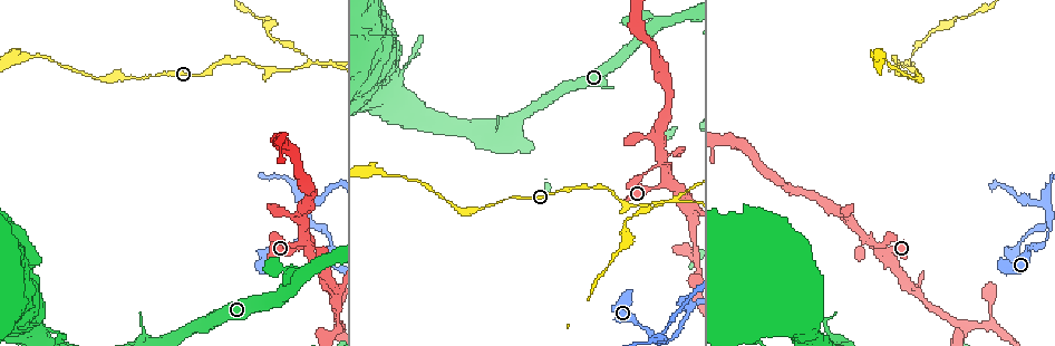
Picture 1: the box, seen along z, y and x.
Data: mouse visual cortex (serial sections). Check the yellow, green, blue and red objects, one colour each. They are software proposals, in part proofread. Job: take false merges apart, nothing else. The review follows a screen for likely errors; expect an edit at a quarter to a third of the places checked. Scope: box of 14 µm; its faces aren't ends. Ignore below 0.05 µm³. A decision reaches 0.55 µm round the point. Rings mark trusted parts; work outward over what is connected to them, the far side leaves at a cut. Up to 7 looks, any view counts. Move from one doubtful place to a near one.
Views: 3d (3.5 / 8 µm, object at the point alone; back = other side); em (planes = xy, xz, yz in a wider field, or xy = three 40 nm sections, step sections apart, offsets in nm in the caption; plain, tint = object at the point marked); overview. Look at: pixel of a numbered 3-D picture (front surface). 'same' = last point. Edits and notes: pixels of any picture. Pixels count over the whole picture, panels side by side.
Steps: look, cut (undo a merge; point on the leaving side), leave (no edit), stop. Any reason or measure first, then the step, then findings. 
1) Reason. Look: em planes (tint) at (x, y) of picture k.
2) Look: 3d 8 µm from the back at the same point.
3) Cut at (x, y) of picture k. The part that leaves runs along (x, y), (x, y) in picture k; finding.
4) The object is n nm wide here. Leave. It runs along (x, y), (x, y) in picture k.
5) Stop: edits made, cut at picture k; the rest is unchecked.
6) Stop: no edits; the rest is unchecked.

Three-way junction. Look: 3d 3.5 µm at (306, 240) of picture 1.

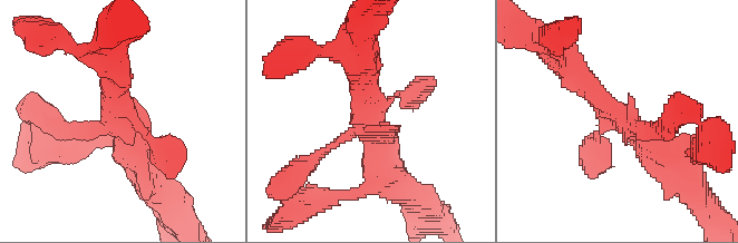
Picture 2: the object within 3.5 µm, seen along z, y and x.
Look: em xy step 5 (plain) at (369, 119) of picture 2.

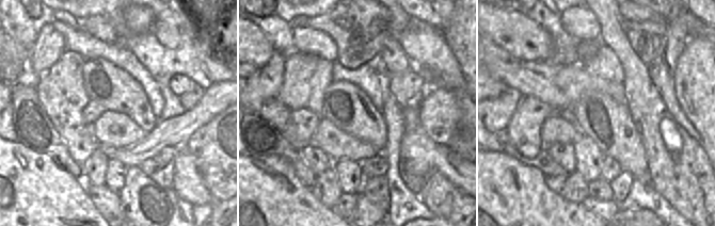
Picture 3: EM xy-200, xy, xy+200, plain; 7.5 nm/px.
Look: em xy step 5 (tint) at the same point.

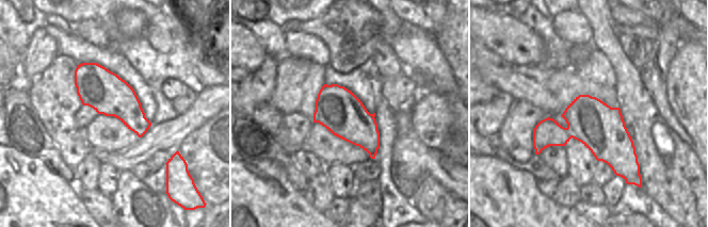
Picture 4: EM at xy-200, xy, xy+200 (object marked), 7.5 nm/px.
Leave. It runs along (673, 153), (651, 149), (565, 60) in picture 2; continuous, no second cell.

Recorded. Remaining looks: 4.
Sharp bend. Look: 3d 3.5 µm at (306, 64) of picture 1.

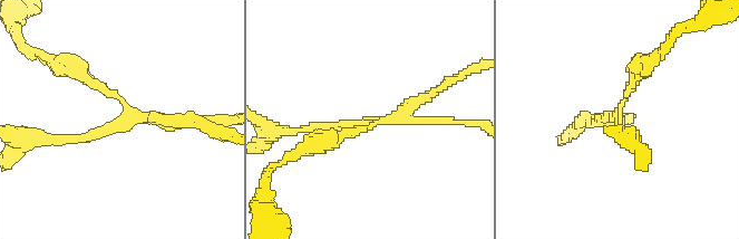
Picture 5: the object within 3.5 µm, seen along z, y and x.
4 arms meet here; the arms are 150, 150, 150, 150 nm wide. Look: em xy step 1 (tint) at (374, 120) of picture 5.

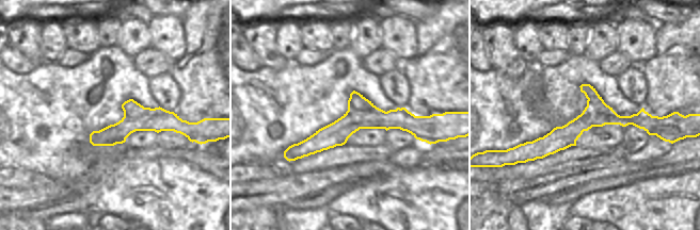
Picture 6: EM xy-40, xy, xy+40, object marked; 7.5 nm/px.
Cut at (344, 131) of picture 5. The part that leaves runs along (379, 121), (298, 152) in picture 5; two cells meet here.

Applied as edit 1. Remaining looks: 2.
Branch point. Look: 3d 3.5 µm at (662, 338) of picture 1.

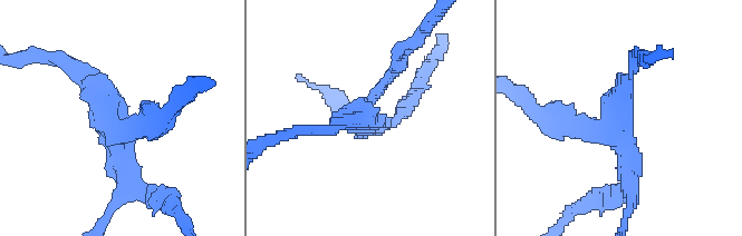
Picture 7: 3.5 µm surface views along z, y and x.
3 arms meet here; the arms are 200, 250, 300 nm wide. Look: em xy step 1 (tint) at (115, 135) of picture 7.

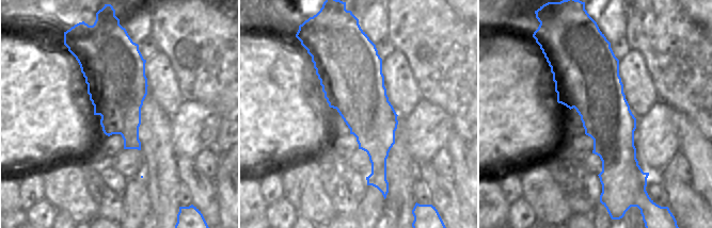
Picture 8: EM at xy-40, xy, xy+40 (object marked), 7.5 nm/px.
Cut at (575, 135) of picture 7. The part that leaves runs along (604, 136), (575, 133), (532, 108) in picture 7; two cells meet here.

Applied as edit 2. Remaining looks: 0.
Stop: edits made, cut at picture 5, cut at picture 7; the rest is unchecked.

